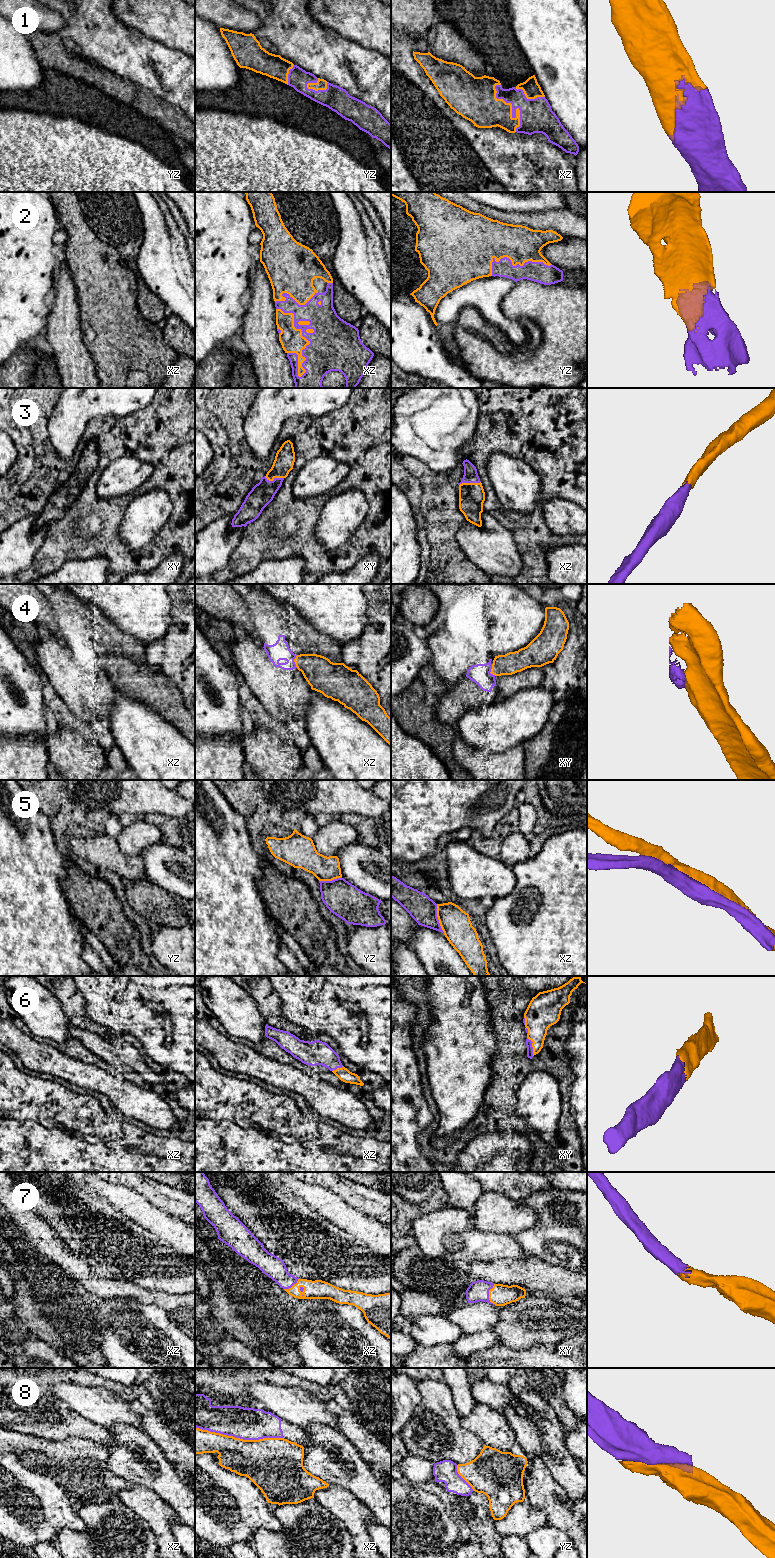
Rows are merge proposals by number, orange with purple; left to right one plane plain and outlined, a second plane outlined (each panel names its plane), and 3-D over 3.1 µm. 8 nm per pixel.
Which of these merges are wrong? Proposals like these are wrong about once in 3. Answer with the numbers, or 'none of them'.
4, 5, 8

